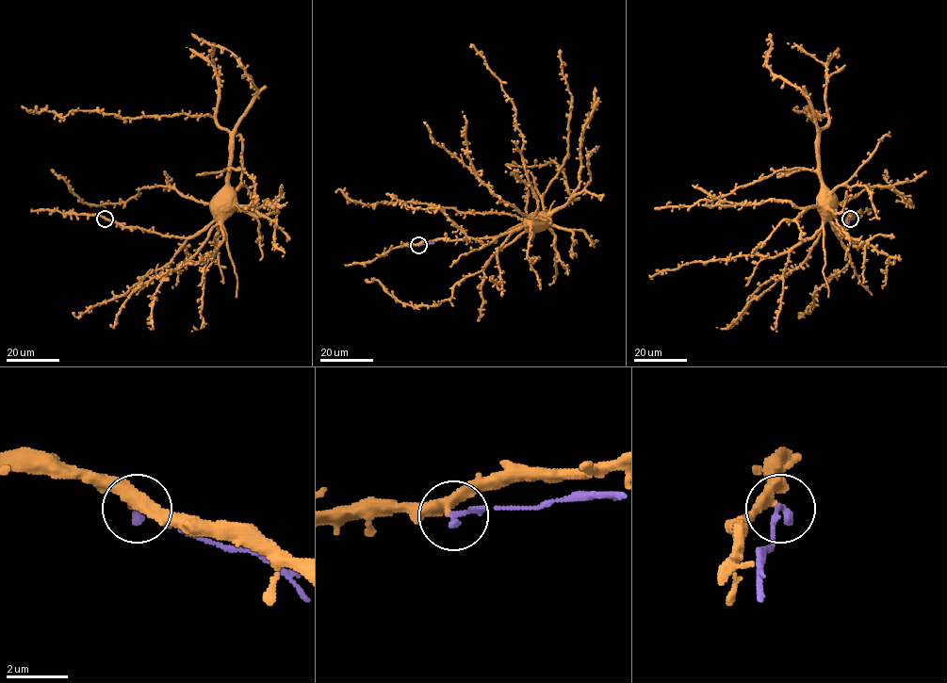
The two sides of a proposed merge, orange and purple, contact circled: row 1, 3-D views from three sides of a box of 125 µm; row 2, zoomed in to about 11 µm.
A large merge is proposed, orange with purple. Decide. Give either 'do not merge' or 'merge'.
do not merge

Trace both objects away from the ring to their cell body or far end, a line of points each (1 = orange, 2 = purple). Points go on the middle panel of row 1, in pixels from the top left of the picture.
1: (418, 245), (503, 235), (544, 214), (527, 223), (510, 214), (427, 203), (367, 204), (335, 192)
2: (418, 245), (433, 243)

